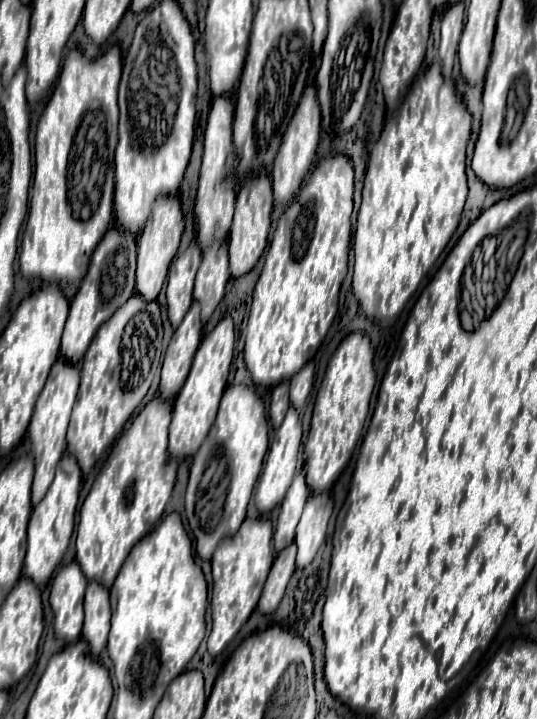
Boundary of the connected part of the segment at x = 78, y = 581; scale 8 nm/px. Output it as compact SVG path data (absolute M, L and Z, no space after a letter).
M77 562L65 564L55 574L51 584L49 602L55 614L55 634L67 644L81 638L85 586L87 578L83 576Z

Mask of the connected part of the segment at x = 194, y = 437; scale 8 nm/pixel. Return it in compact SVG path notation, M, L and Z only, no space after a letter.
M225 316L211 334L203 338L203 342L197 348L197 354L193 358L191 372L179 390L179 394L173 400L173 420L169 426L169 456L171 458L185 458L193 456L197 448L201 446L201 440L205 440L221 400L221 394L227 386L227 374L229 366L233 362L233 344L235 344L235 332L233 332L233 320Z

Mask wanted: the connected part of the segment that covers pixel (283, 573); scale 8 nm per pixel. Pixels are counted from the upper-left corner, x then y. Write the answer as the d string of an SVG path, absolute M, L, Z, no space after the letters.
M289 544L287 548L283 548L277 554L277 558L271 566L271 572L267 576L267 582L265 582L265 588L263 588L263 594L261 594L261 600L257 604L259 612L271 614L271 612L277 610L293 570L295 570L295 544Z

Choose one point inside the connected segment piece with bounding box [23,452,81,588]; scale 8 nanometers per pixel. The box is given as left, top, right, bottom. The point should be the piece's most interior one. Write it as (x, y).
(51, 525)

